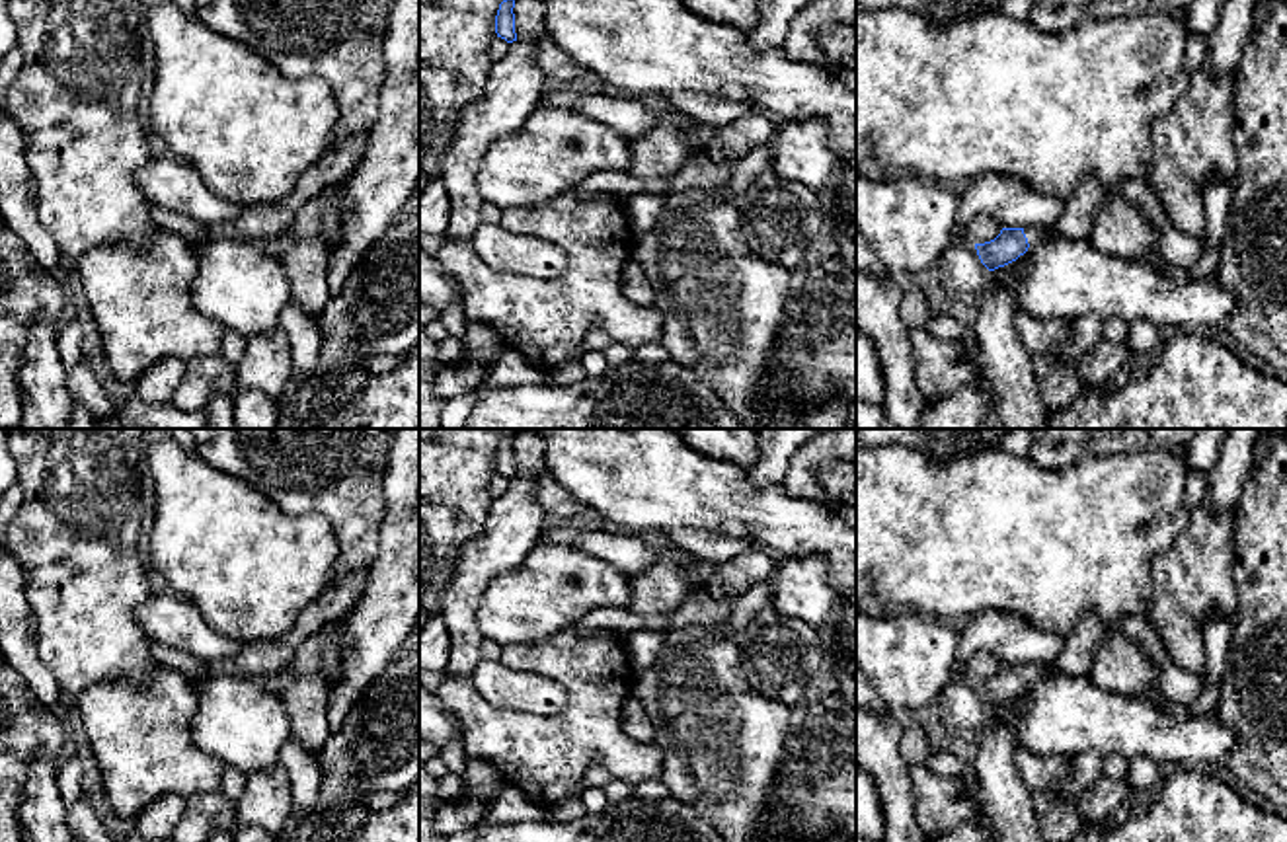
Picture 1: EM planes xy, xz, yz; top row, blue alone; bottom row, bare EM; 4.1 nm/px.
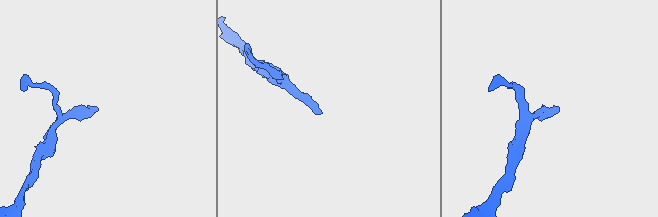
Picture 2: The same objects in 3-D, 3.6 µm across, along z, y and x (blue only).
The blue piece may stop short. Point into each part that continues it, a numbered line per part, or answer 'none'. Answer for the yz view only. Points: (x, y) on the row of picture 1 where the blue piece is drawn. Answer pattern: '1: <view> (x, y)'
1: yz (1034, 234)

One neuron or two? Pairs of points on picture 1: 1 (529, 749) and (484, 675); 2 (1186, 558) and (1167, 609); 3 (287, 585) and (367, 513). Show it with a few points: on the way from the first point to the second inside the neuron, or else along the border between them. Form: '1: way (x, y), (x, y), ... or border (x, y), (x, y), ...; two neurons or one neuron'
1: border (468, 677), (474, 688), (494, 704), (548, 716); two neurons
2: way (1182, 570), (1182, 593), (1178, 597); one neuron
3: border (301, 513), (332, 529), (330, 583); two neurons

